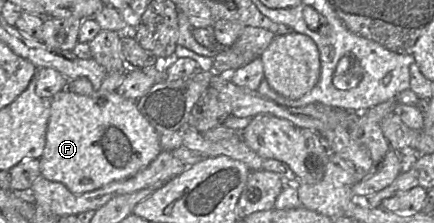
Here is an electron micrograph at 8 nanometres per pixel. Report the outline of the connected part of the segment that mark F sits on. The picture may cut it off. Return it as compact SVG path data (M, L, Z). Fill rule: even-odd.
M66 88L52 98L46 145L40 158L41 176L64 184L74 194L94 191L111 182L127 179L148 166L162 151L160 136L140 113L136 101L124 98L116 91L93 98Z

